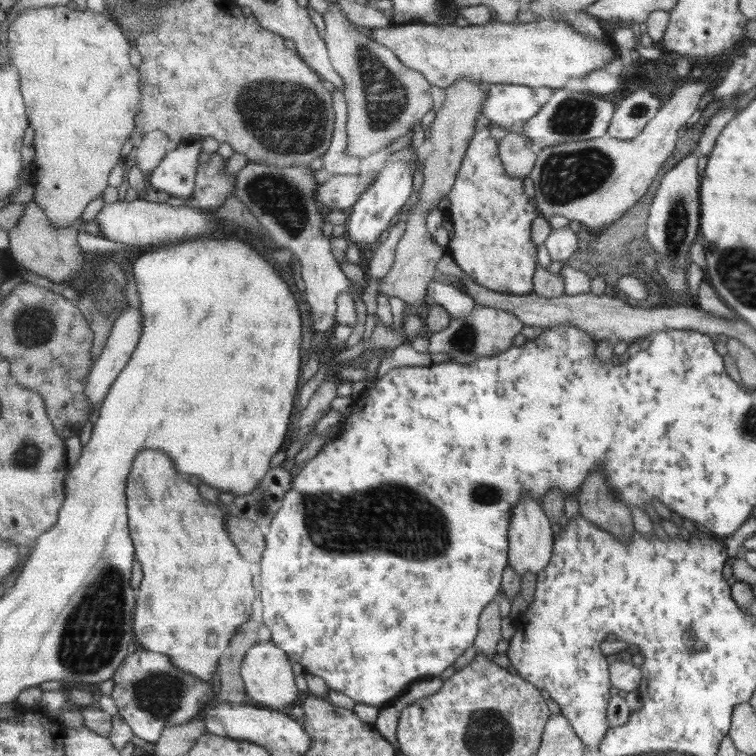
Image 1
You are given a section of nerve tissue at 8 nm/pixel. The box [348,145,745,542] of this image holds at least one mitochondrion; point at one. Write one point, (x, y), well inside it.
(675, 233)

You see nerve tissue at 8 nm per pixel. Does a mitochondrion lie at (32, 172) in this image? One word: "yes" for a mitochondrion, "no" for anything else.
no

